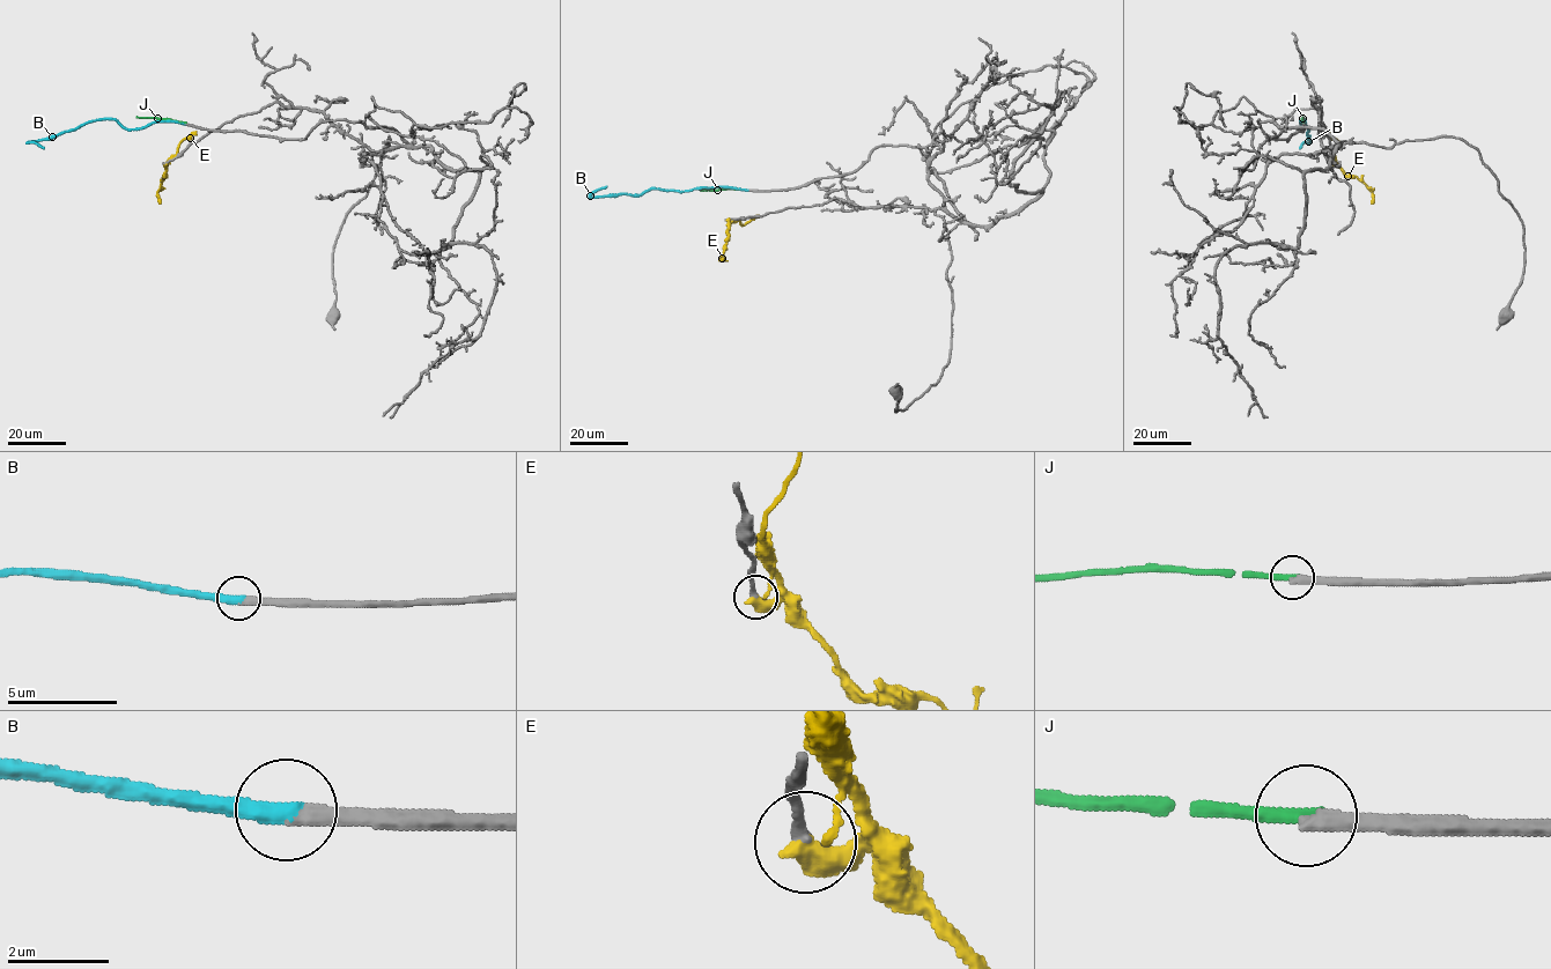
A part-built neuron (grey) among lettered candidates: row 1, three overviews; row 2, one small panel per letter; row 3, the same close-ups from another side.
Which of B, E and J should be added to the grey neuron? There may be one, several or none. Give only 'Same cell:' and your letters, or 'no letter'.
Same cell: B

